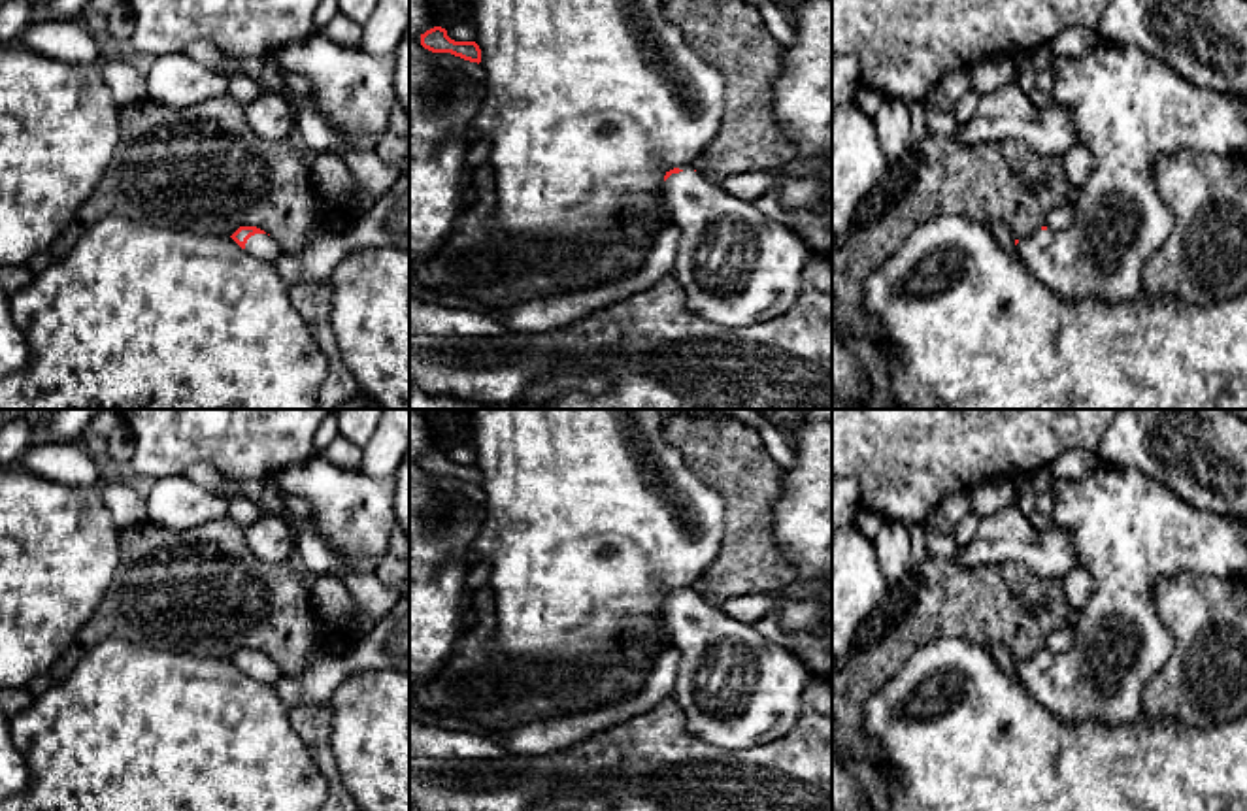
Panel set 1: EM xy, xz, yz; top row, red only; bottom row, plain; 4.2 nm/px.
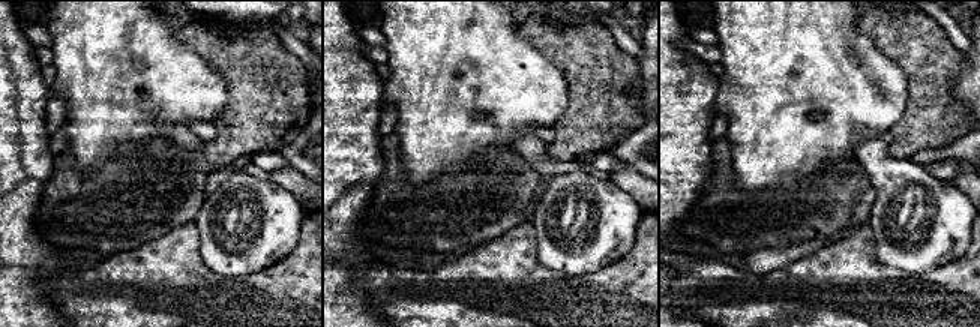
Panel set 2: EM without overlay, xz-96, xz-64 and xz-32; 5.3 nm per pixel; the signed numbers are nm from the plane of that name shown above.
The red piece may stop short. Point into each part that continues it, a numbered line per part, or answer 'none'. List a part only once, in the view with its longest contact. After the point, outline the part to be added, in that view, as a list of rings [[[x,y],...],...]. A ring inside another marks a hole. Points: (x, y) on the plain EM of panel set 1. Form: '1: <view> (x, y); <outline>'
1: xy (261, 668); [[[268,656],[251,658],[245,666],[245,673],[270,687],[275,687],[275,683],[285,675],[283,670]]]

